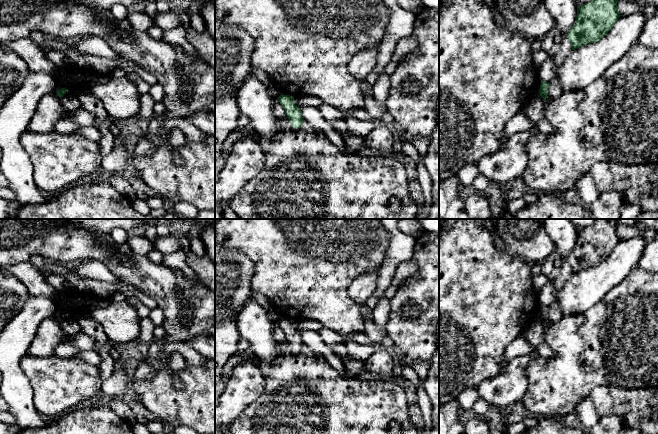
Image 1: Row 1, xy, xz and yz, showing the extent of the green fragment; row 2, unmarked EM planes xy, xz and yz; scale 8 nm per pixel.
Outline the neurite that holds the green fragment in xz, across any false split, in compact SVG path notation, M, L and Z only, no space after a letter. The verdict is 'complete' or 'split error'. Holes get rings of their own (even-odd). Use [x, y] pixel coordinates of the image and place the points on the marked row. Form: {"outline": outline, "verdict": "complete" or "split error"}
{"outline": "M280 95L278 101L284 107L291 126L296 129L300 128L305 120L300 108L294 103L294 98L290 95Z", "verdict": "complete"}

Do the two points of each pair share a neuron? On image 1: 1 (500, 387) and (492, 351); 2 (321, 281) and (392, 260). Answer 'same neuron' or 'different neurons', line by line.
1: different neurons
2: different neurons

